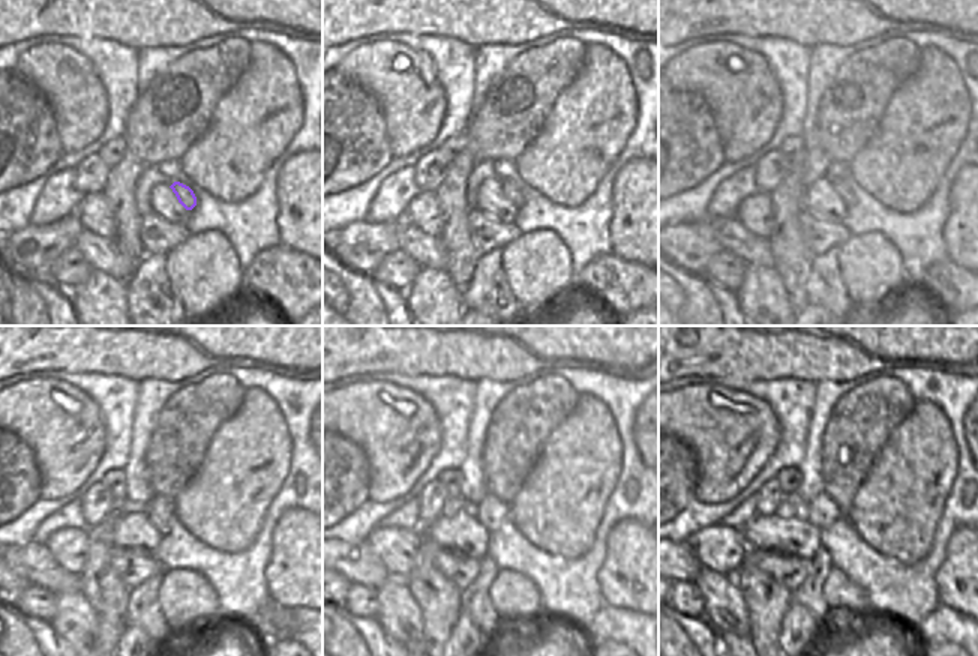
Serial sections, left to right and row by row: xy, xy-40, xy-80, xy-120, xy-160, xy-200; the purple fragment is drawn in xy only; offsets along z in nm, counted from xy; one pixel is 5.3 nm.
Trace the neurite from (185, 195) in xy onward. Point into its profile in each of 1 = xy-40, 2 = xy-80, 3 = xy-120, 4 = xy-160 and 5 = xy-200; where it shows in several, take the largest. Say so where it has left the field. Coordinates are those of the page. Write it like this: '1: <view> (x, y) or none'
1: xy-40 (509, 189)
2: xy-80 (842, 188)
3: xy-120 (159, 511)
4: xy-160 (491, 511)
5: xy-200 (821, 511)

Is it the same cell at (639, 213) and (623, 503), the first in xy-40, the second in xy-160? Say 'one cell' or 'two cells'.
two cells

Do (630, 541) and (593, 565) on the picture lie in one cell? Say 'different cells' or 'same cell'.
different cells

